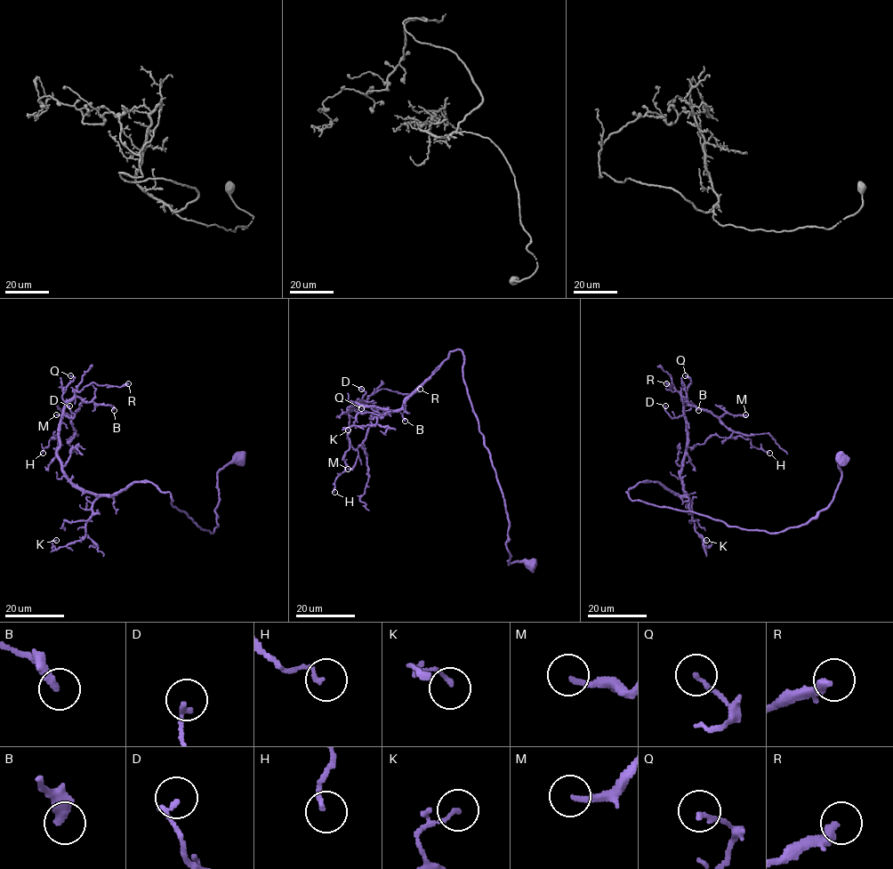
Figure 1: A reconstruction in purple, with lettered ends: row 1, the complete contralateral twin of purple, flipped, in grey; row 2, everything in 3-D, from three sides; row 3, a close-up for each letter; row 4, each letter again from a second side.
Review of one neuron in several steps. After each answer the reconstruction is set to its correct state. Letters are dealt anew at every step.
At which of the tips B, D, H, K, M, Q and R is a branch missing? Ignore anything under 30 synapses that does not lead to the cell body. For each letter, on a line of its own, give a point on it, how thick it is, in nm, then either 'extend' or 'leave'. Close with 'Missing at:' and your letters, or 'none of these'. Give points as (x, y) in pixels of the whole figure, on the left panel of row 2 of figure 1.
B: place (114, 410); calibre 400 nm; leave
D: place (69, 406); calibre 160 nm; leave
H: place (43, 453); calibre 130 nm; leave
K: place (56, 540); calibre 130 nm; leave
M: place (56, 414); calibre 200 nm; leave
Q: place (70, 375); calibre 160 nm; leave
R: place (128, 383); calibre 340 nm; leave
Missing at: none of these

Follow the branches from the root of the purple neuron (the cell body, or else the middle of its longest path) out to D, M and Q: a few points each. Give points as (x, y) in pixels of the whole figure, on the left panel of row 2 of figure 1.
D: (237, 459), (218, 471), (213, 533), (152, 483), (82, 491), (57, 454), (69, 406)
M: (237, 459), (218, 471), (211, 533), (152, 483), (80, 491), (57, 448), (63, 406), (83, 401), (56, 414)
Q: (237, 459), (218, 471), (213, 533), (152, 483), (132, 482), (114, 495), (80, 491), (57, 454), (70, 375)

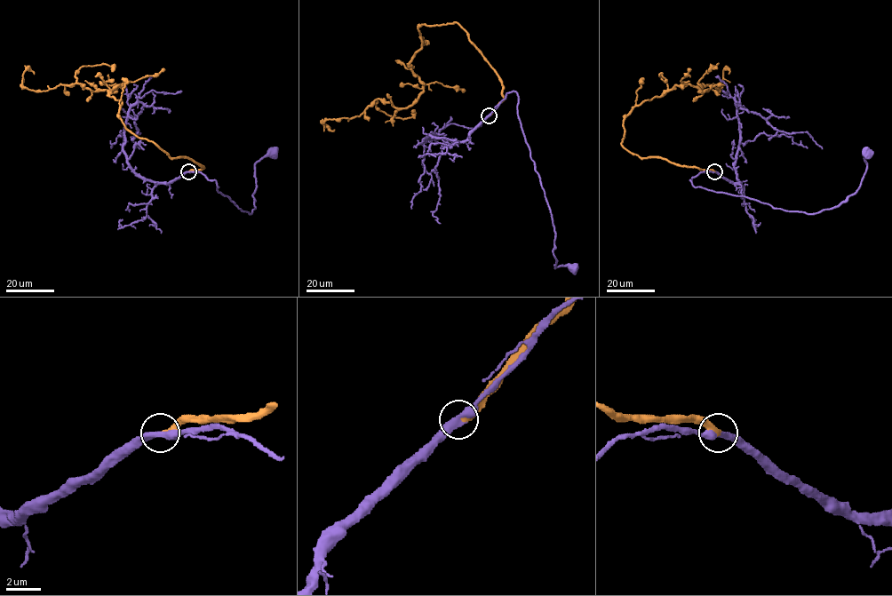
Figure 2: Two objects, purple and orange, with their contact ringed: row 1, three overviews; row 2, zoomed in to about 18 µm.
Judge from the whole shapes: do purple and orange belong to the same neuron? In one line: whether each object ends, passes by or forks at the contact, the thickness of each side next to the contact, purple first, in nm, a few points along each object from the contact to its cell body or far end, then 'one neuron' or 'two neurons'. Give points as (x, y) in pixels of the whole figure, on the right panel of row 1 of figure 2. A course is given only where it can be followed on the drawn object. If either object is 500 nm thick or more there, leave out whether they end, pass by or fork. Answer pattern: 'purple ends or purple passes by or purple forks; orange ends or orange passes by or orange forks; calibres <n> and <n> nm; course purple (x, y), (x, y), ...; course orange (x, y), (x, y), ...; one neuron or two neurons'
purple passes by; orange ends; calibres 420 and 320 nm; course purple (714, 171), (700, 171), (690, 180), (695, 186), (816, 213), (839, 206), (856, 191), (865, 171), (867, 153); course orange (714, 171), (633, 154), (621, 144), (623, 120), (675, 85), (717, 91), (728, 74); one neuron

